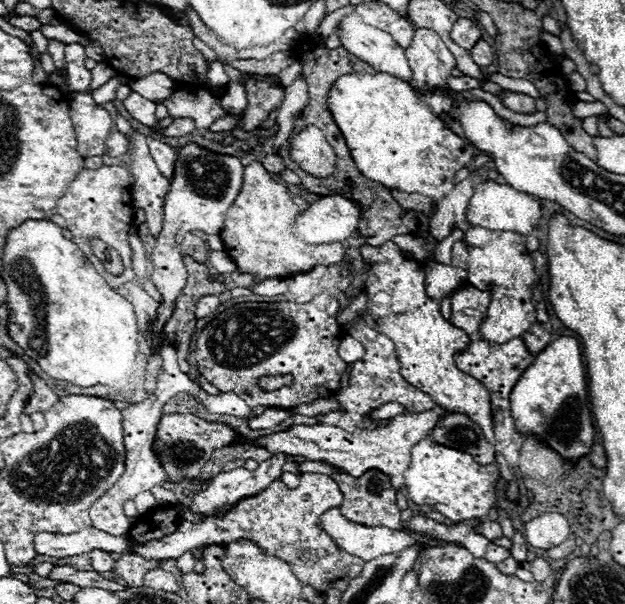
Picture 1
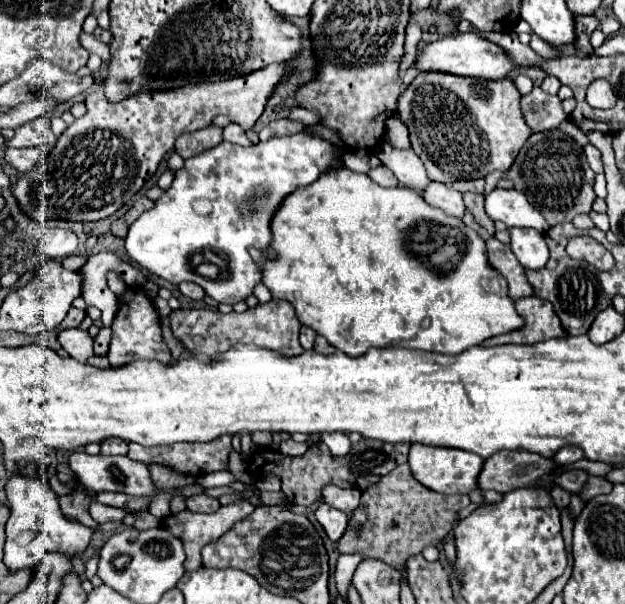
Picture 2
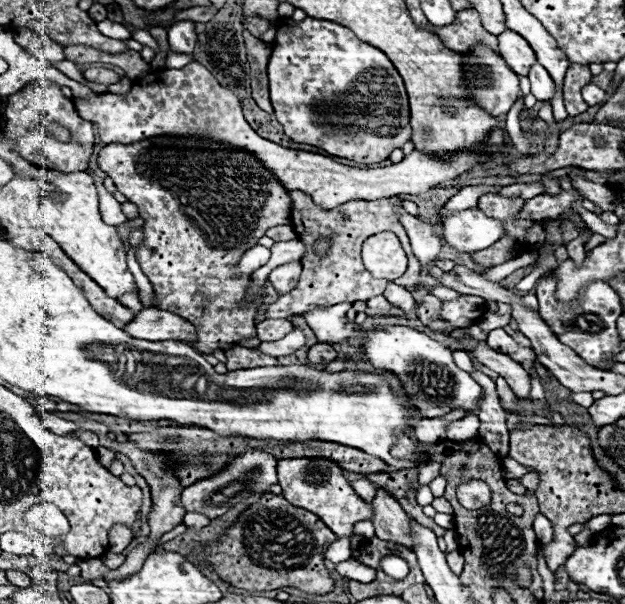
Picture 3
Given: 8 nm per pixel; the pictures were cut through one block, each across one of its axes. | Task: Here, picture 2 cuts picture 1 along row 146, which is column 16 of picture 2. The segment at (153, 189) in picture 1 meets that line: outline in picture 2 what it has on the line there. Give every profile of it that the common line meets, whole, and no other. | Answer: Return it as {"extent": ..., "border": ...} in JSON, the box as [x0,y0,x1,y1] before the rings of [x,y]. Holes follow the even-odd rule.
{"extent":[8,114,56,148],"border":[[[44,114],[28,124],[22,124],[16,128],[16,134],[12,140],[8,140],[10,148],[32,148],[32,146],[52,146],[56,142],[56,136],[50,130],[50,116]]]}

